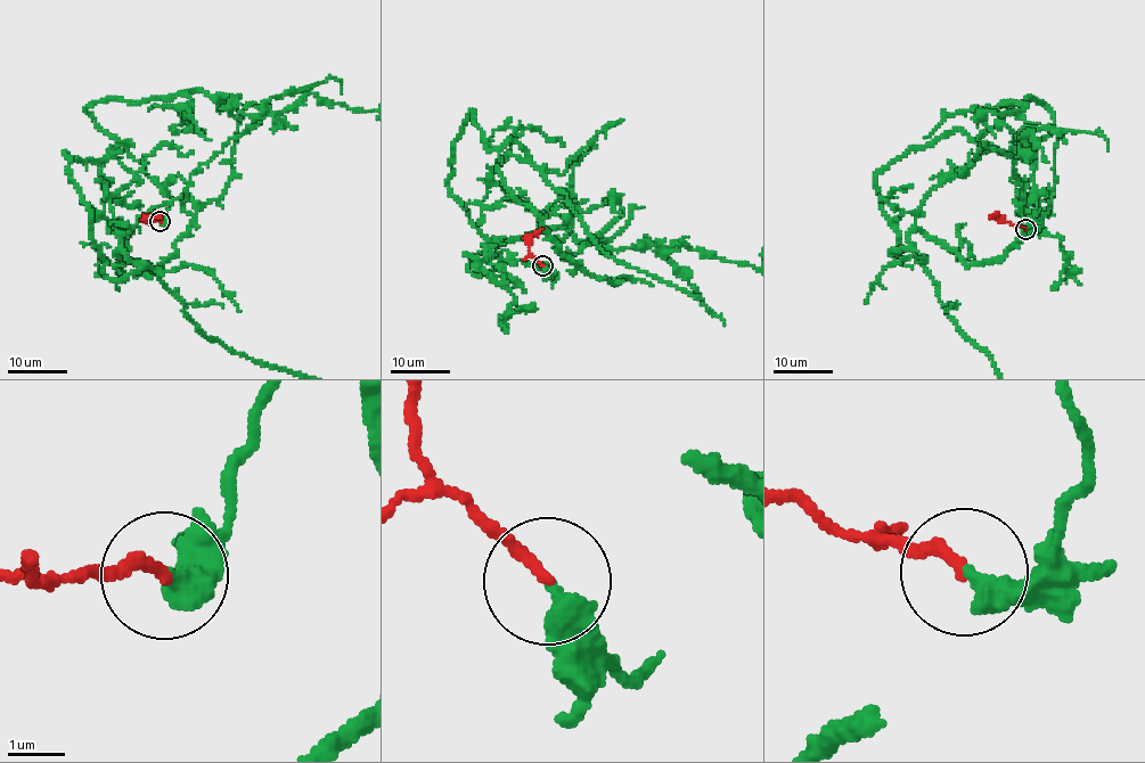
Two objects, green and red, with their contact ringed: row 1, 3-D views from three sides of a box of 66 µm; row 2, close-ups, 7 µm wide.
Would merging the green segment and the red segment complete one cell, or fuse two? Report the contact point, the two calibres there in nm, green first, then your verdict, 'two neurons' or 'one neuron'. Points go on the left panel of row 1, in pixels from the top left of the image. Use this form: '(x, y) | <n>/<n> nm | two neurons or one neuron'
(160, 221) | 460/220 nm | one neuron

